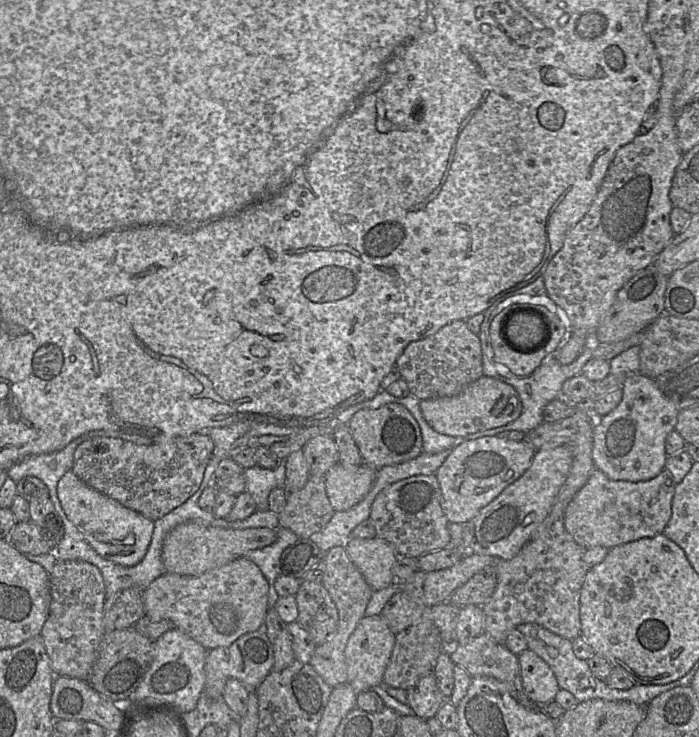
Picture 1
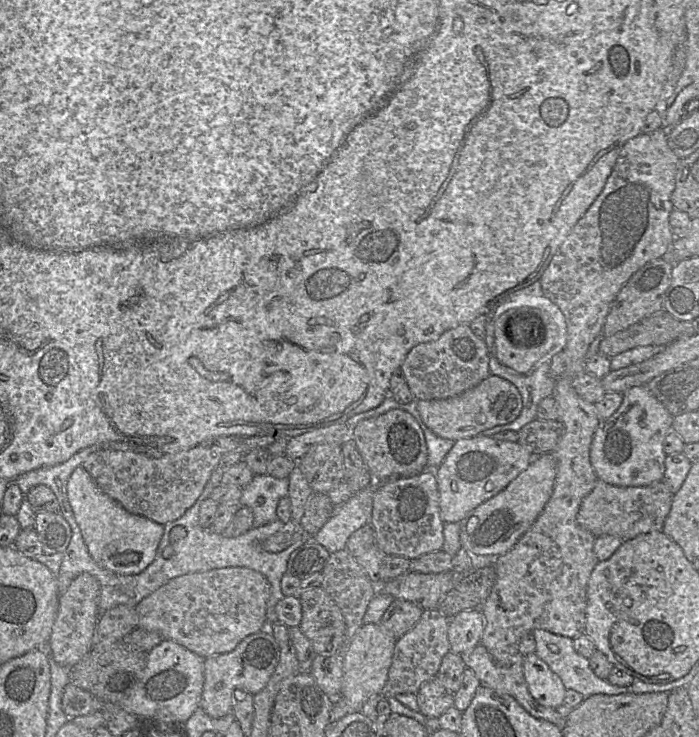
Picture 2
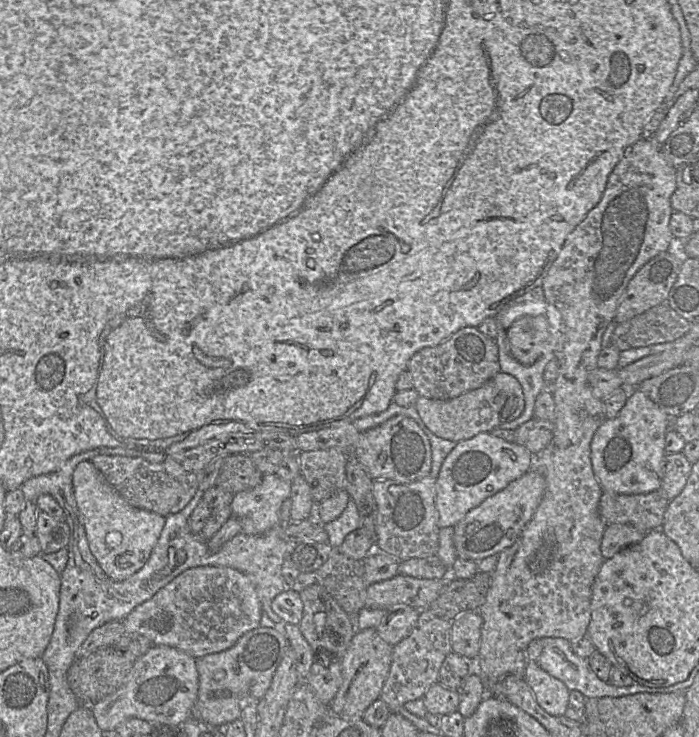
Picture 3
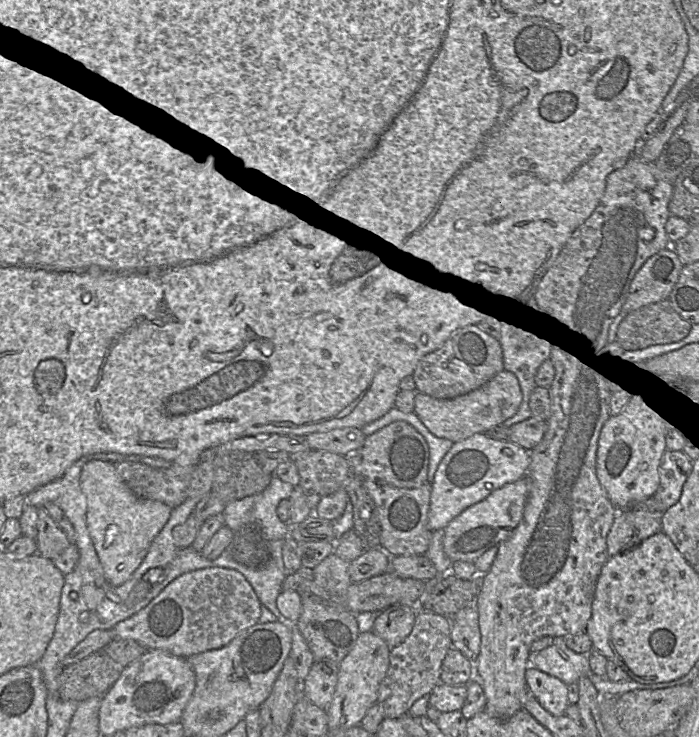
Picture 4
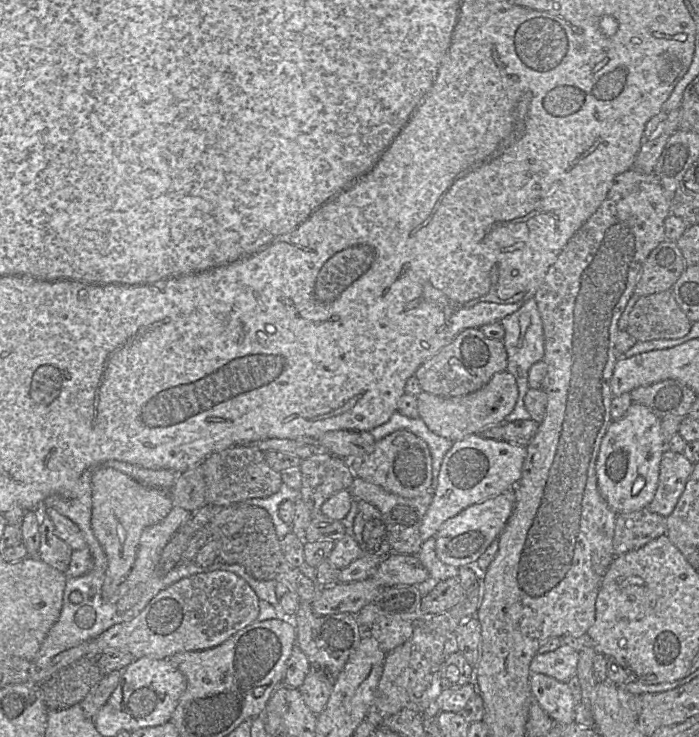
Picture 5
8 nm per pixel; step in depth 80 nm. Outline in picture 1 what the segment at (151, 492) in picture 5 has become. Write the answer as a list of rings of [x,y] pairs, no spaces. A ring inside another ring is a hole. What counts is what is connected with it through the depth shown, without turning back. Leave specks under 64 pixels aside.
[[[72,470],[60,478],[57,497],[67,518],[103,558],[123,566],[134,566],[144,558],[153,535],[153,520],[87,486]]]

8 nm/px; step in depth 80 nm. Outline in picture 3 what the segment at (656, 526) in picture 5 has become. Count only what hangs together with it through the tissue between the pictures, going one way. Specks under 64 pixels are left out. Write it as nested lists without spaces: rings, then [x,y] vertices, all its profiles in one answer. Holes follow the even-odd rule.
[[[609,524],[602,537],[601,554],[605,560],[609,559],[622,549],[641,541],[648,532],[630,524]]]

